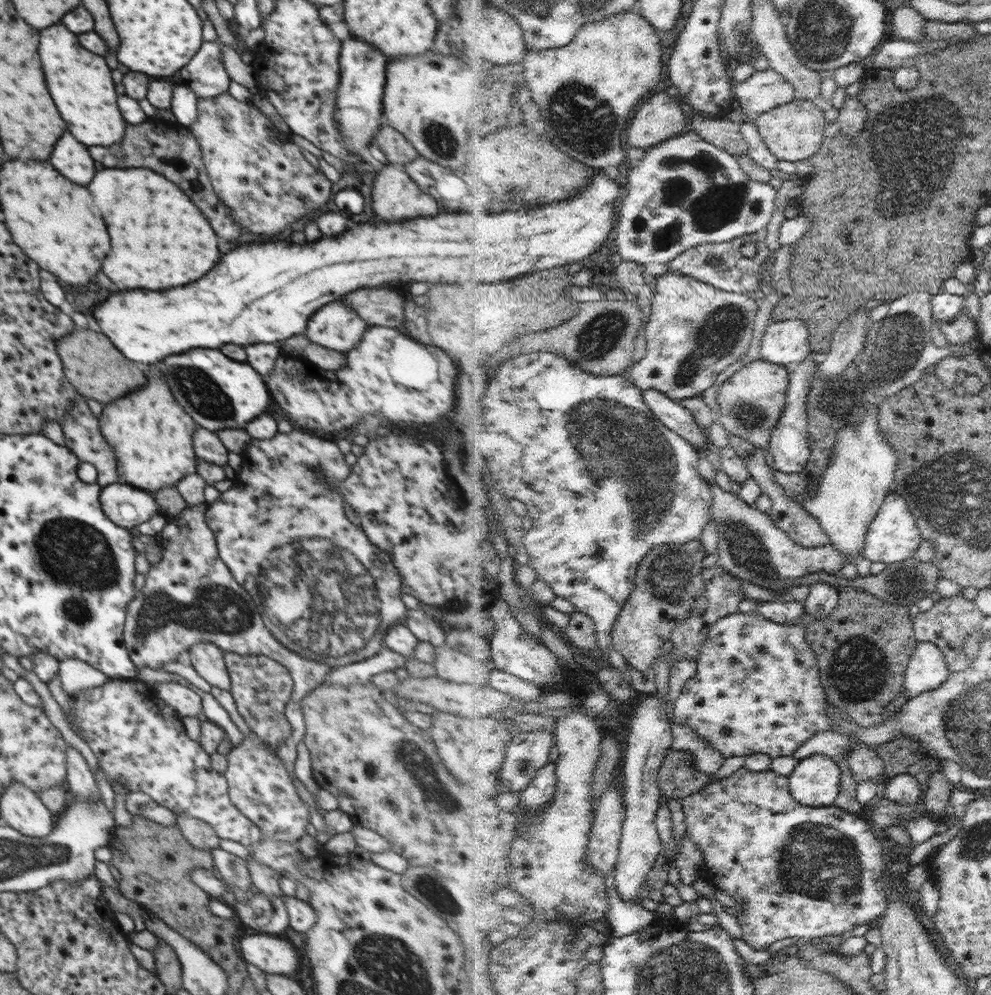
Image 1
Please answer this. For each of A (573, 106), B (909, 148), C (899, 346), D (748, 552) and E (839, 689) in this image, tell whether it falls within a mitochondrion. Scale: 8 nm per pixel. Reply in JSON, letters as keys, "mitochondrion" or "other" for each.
{"A":"mitochondrion","B":"mitochondrion","C":"mitochondrion","D":"mitochondrion","E":"mitochondrion"}

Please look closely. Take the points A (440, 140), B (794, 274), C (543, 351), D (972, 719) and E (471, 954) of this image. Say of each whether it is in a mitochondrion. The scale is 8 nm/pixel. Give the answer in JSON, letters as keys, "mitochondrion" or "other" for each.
{"A":"mitochondrion","B":"other","C":"other","D":"mitochondrion","E":"other"}

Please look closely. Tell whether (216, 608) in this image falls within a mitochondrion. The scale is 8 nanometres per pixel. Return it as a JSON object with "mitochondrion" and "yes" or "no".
{"mitochondrion":"yes"}

